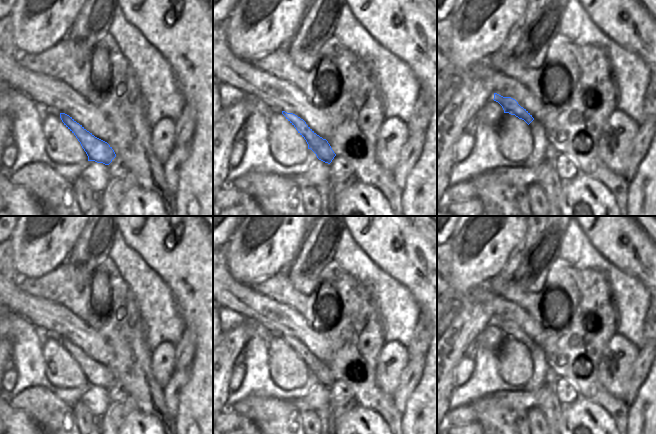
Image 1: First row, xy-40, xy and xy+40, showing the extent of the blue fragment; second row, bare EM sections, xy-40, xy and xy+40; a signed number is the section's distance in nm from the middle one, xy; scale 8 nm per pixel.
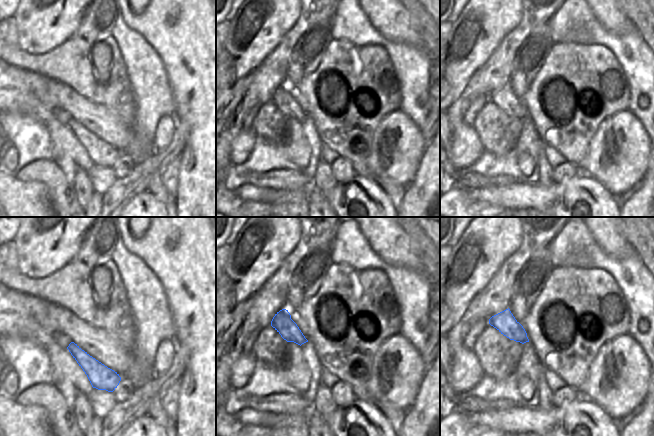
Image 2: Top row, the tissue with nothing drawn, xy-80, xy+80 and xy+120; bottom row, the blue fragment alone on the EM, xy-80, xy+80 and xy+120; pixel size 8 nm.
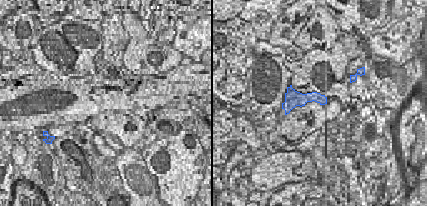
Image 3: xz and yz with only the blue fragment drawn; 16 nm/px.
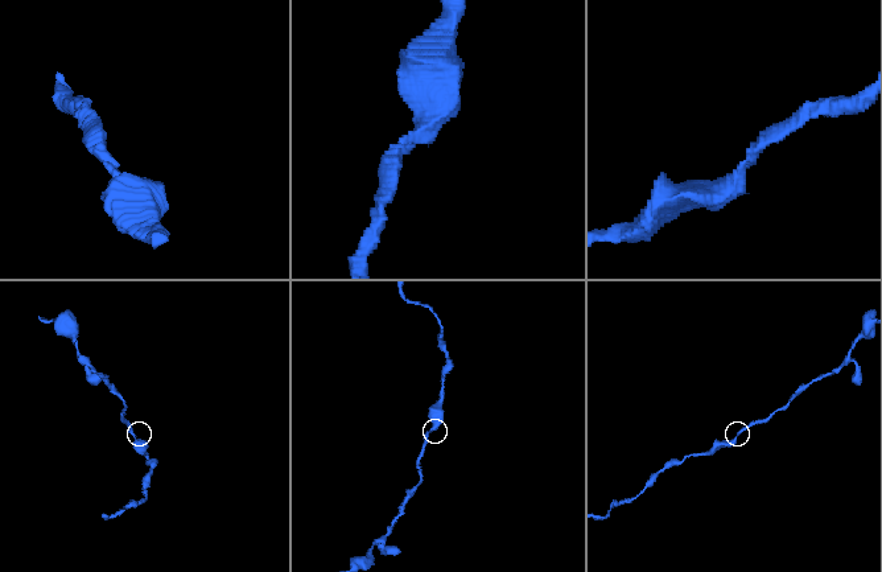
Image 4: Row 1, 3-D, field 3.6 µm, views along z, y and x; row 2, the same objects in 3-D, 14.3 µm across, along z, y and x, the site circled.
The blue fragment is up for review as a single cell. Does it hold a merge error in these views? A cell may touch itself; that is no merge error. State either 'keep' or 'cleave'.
keep

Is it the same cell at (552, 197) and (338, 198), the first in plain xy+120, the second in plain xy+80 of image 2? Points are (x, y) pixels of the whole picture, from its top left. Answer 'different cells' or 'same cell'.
same cell

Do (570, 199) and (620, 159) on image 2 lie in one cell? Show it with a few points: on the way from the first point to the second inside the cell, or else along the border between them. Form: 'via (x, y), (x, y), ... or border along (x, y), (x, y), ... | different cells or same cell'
border along (577, 173), (591, 175), (612, 194) | different cells

